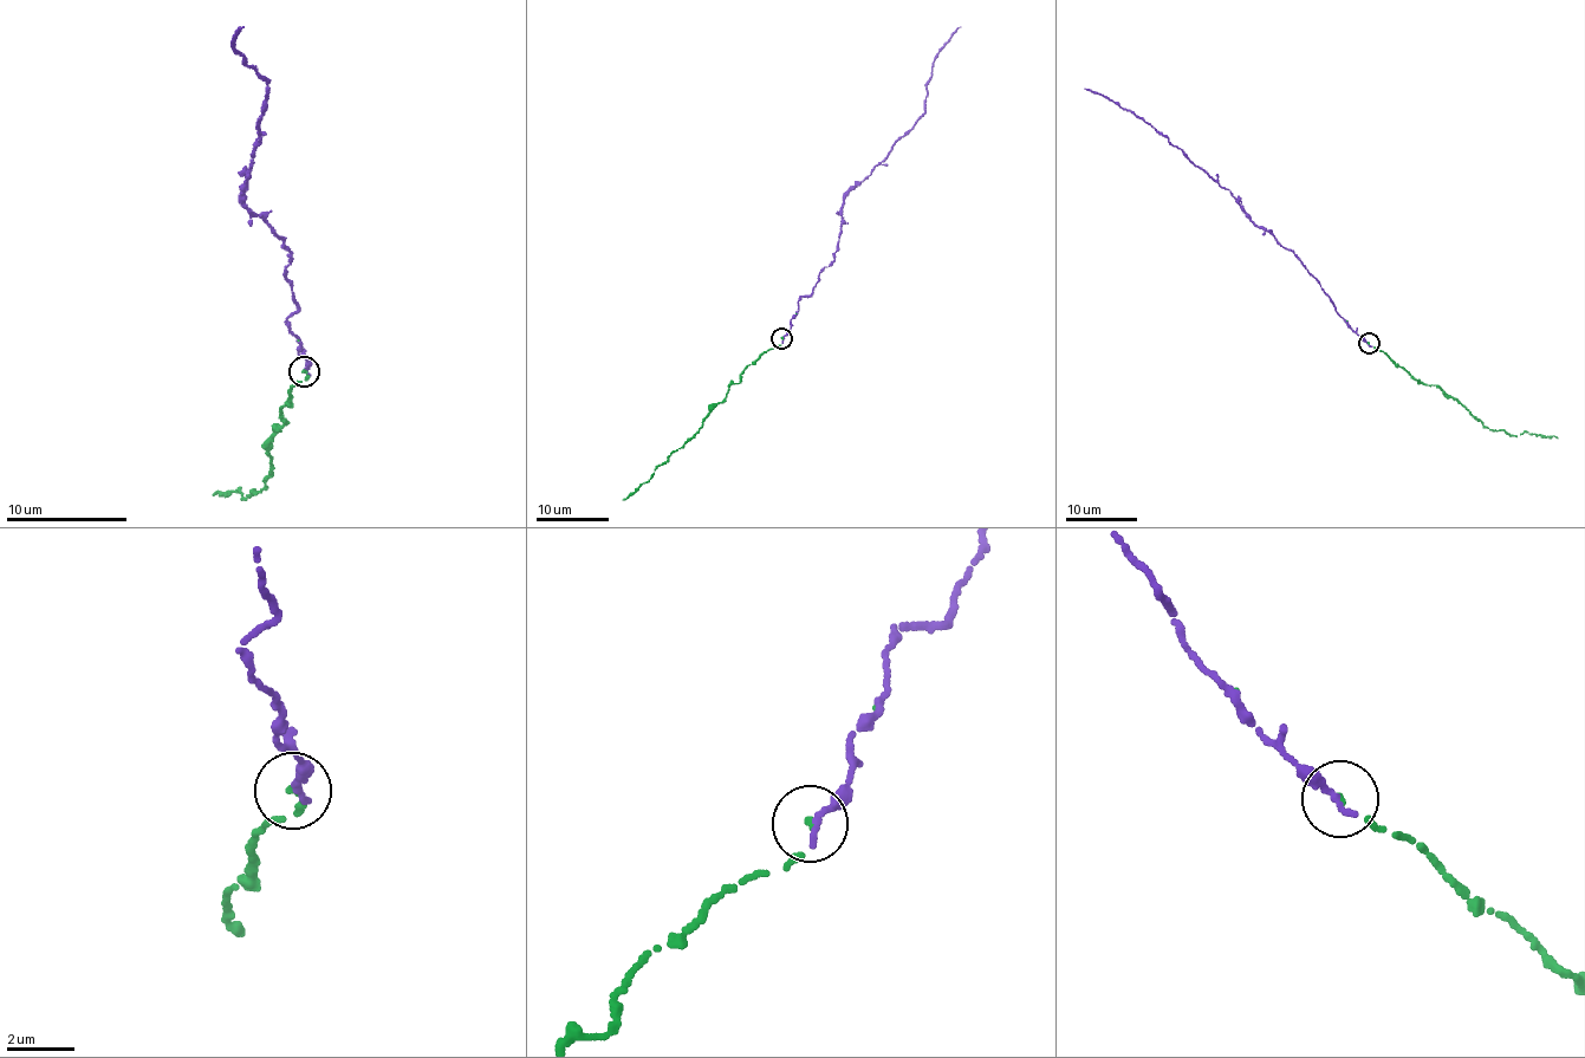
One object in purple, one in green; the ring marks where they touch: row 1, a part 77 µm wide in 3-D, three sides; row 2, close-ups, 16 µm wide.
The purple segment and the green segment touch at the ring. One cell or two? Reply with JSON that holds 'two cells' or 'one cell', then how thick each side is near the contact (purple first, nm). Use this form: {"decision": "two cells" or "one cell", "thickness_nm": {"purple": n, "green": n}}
{"decision": "one cell", "thickness_nm": {"purple": 280, "green": 140}}

